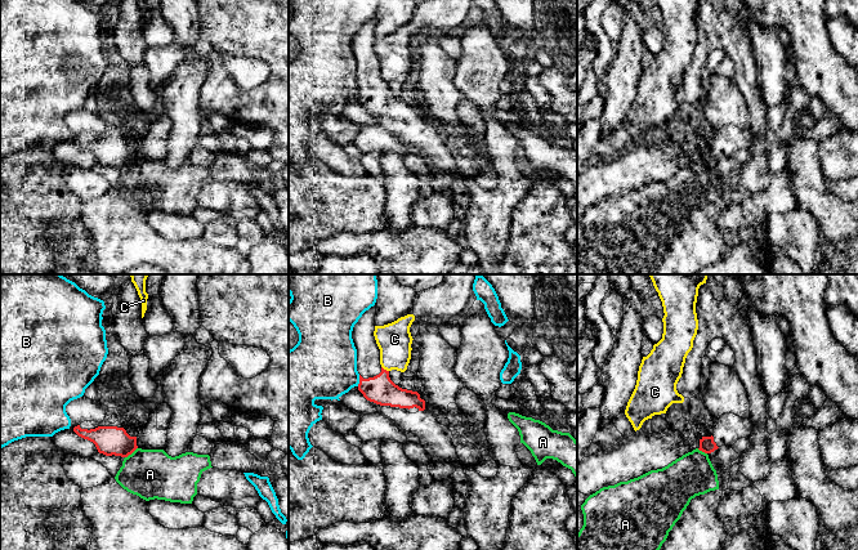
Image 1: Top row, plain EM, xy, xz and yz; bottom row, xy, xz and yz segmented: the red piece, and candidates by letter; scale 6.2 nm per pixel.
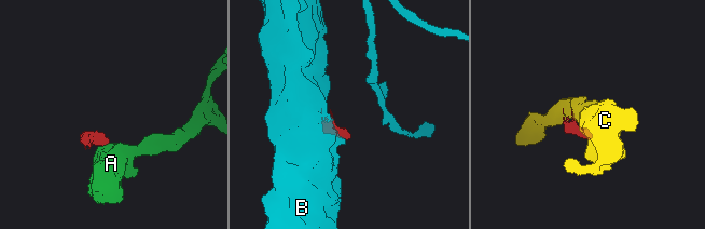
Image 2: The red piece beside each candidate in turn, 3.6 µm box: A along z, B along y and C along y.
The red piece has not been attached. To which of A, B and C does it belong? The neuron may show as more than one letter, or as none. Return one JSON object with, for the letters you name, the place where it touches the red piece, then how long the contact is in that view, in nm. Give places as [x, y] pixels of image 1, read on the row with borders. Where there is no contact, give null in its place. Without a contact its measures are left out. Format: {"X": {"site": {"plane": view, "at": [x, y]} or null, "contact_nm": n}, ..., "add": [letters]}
{"add": []}

